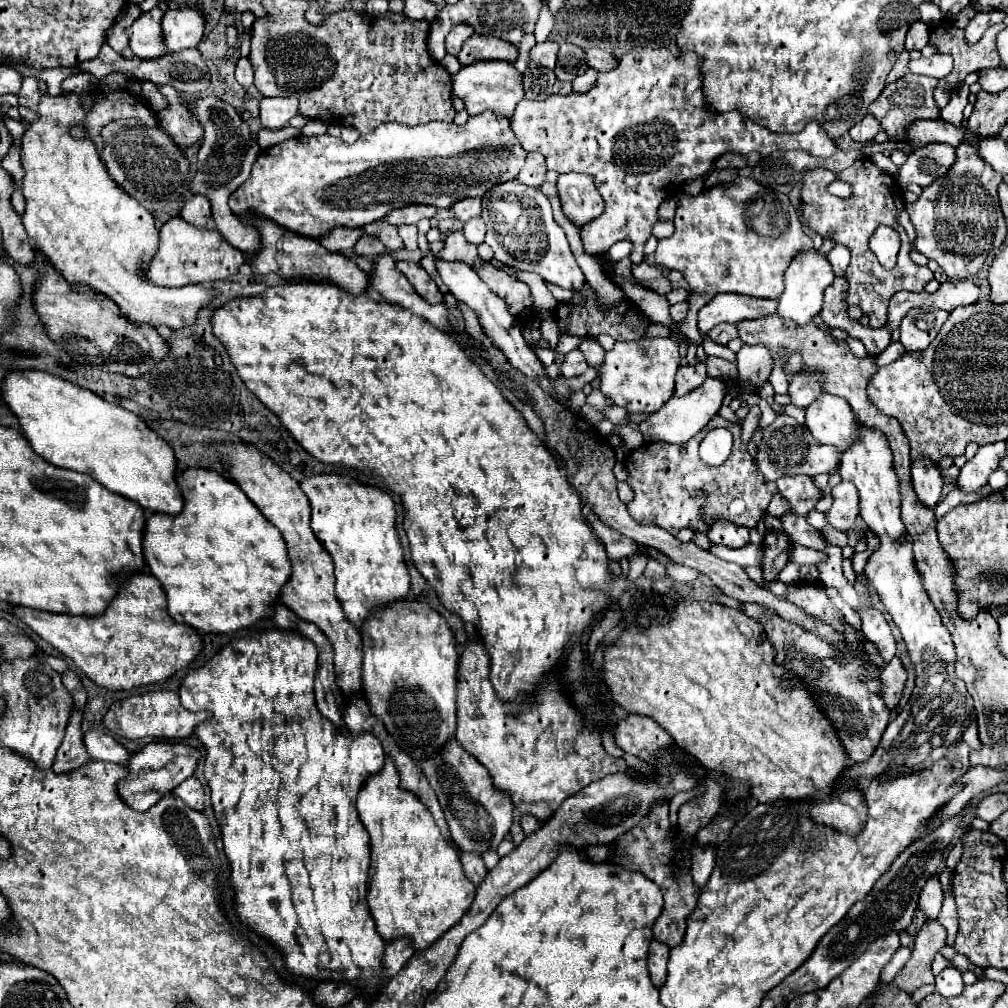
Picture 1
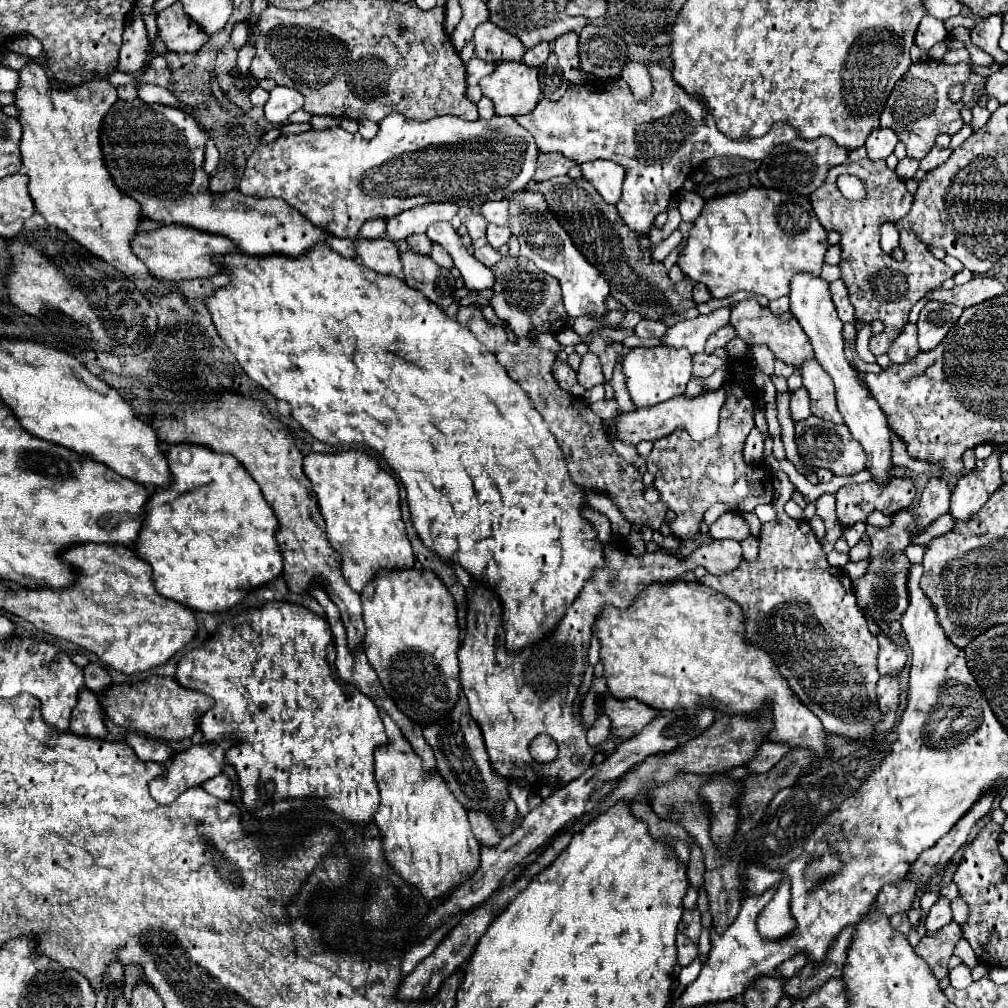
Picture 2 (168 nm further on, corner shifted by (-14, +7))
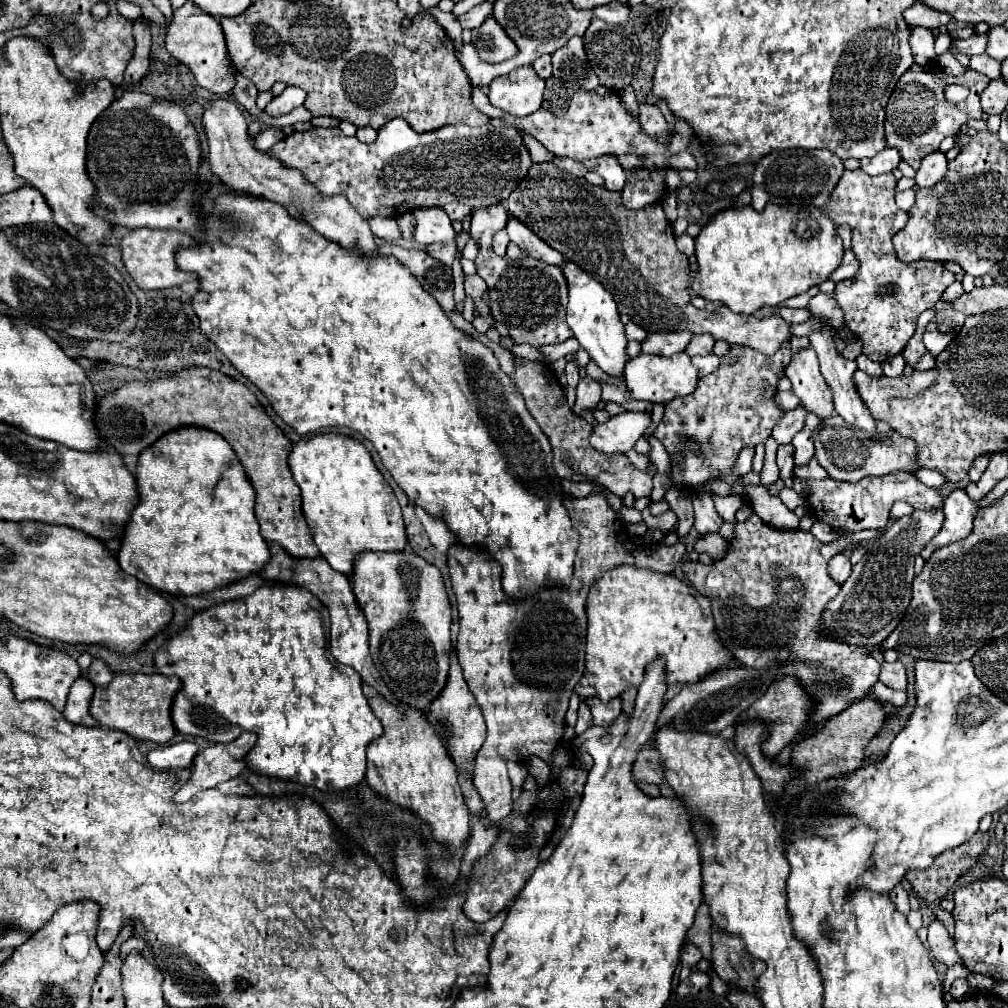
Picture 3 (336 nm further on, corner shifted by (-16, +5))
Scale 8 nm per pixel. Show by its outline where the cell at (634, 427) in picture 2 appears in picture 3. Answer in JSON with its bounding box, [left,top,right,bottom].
[590,411,652,453]

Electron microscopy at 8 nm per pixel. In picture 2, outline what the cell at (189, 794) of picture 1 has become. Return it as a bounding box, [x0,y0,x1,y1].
[202,773,232,799]

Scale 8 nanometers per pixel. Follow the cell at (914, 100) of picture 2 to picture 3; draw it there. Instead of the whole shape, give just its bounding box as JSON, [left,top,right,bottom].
[886,63,982,169]

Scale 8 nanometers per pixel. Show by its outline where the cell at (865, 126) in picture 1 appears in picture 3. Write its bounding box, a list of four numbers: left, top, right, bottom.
[862,145,900,175]

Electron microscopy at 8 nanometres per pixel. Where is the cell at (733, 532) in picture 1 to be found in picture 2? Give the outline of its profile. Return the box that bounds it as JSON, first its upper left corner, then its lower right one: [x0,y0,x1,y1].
[710,511,748,539]

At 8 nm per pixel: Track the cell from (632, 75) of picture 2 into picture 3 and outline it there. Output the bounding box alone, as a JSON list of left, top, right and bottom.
[638,103,668,141]

